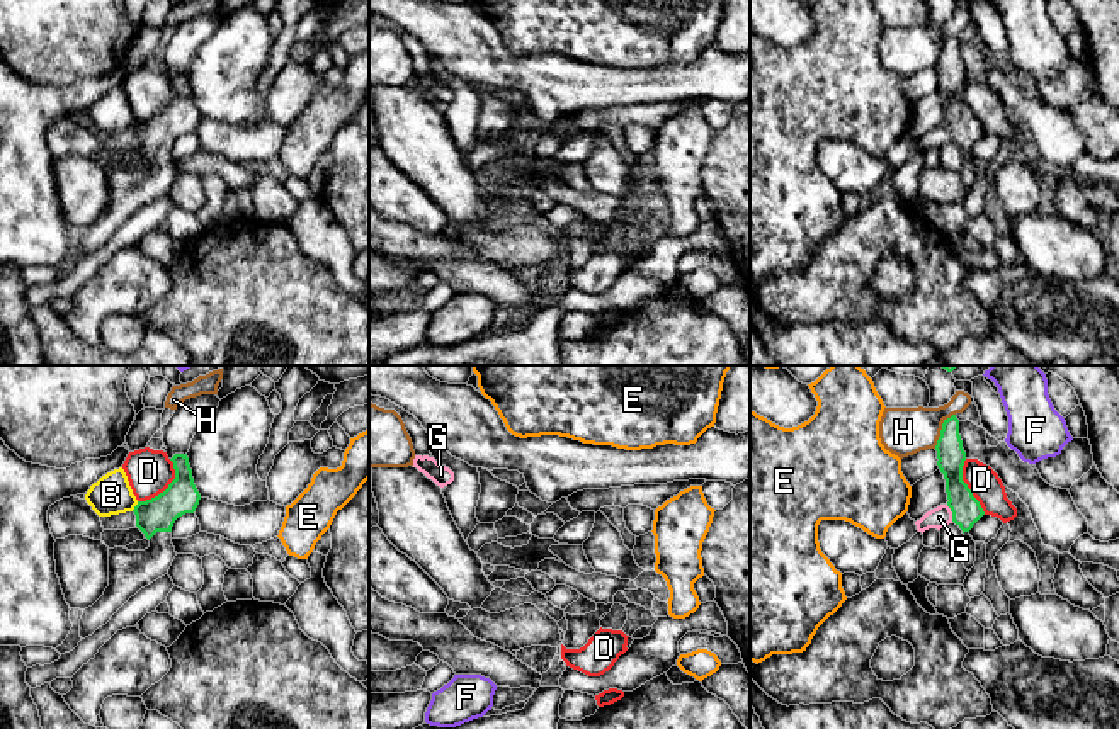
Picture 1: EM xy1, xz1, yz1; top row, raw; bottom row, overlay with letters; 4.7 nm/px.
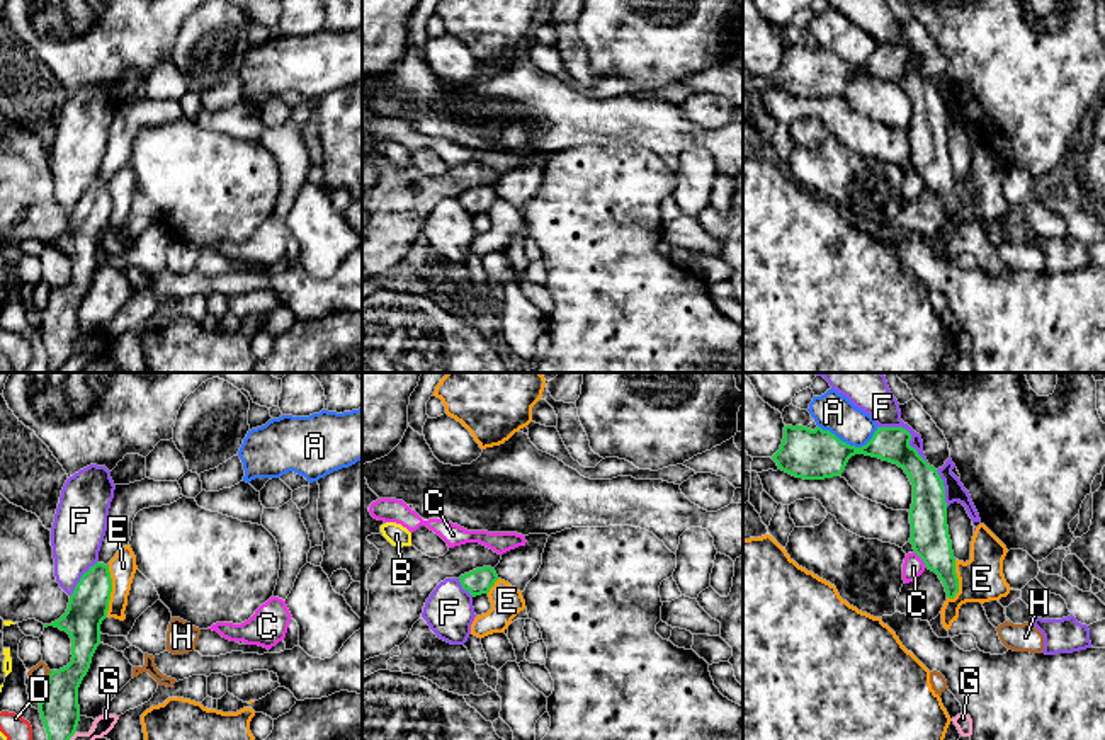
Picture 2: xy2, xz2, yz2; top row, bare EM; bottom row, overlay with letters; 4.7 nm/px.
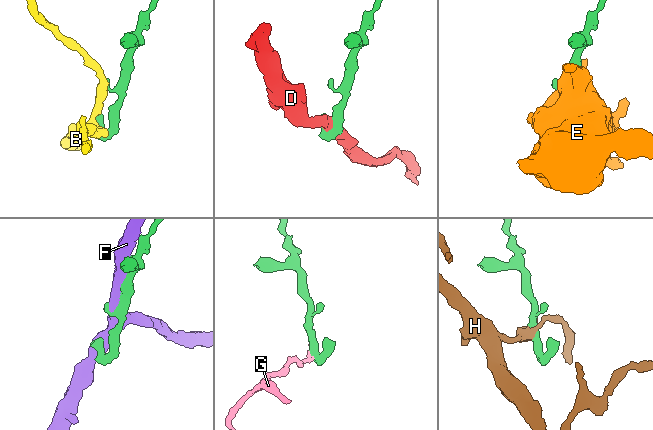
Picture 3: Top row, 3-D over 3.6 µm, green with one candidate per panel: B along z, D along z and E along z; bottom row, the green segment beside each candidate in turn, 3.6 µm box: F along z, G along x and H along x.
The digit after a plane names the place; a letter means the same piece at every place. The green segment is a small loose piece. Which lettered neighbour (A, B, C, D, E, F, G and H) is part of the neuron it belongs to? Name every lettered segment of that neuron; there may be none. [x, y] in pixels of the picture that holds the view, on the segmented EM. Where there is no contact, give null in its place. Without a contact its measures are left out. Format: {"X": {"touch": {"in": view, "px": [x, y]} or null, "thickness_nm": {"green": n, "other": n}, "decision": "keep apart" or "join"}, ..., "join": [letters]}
{"A": {"touch": {"in": "yz2", "px": [849, 444]}, "thickness_nm": {"green": 240, "other": 180}, "decision": "keep apart"}, "B": {"touch": {"in": "xy1", "px": [135, 507]}, "thickness_nm": {"green": 160, "other": 190}, "decision": "keep apart"}, "C": {"touch": {"in": "yz2", "px": [922, 558]}, "thickness_nm": {"green": 180, "other": 100}, "decision": "keep apart"}, "D": {"touch": {"in": "xy1", "px": [167, 488]}, "thickness_nm": {"green": 160, "other": 220}, "decision": "keep apart"}, "E": {"touch": {"in": "xy2", "px": [111, 591]}, "thickness_nm": {"green": 190, "other": 130}, "decision": "keep apart"}, "F": {"touch": {"in": "yz2", "px": [908, 432]}, "thickness_nm": {"green": 160, "other": 170}, "decision": "keep apart"}, "G": {"touch": {"in": "yz1", "px": [953, 514]}, "thickness_nm": {"green": 140, "other": 100}, "decision": "keep apart"}, "H": {"touch": {"in": "yz1", "px": [941, 430]}, "thickness_nm": {"green": 130, "other": 220}, "decision": "keep apart"}, "join": []}

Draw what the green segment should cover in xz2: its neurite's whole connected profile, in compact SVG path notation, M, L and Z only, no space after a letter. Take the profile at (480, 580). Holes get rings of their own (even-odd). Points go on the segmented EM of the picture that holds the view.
M491 566L476 568L469 573L461 575L459 578L462 589L468 590L473 597L488 594L496 580L498 575Z

